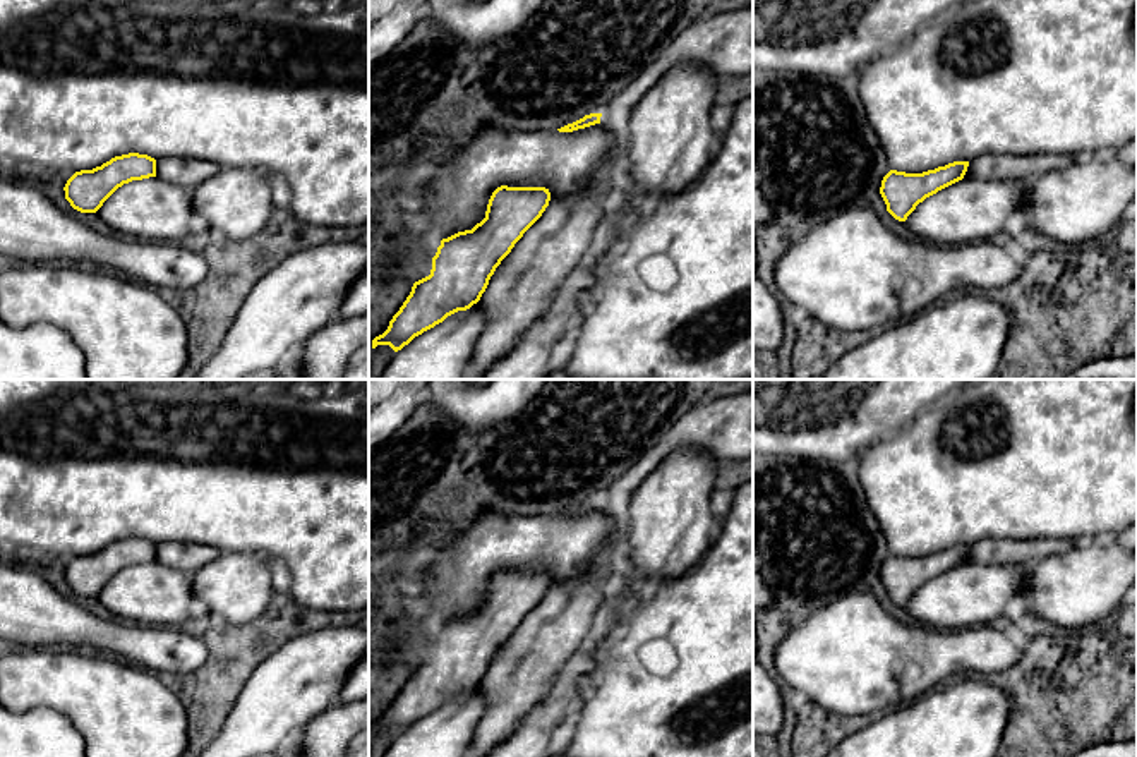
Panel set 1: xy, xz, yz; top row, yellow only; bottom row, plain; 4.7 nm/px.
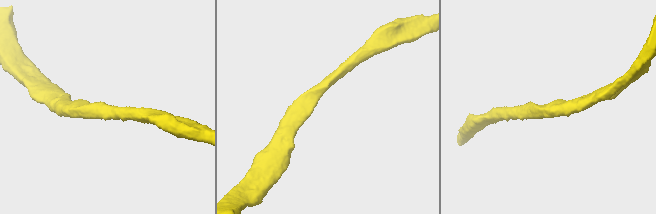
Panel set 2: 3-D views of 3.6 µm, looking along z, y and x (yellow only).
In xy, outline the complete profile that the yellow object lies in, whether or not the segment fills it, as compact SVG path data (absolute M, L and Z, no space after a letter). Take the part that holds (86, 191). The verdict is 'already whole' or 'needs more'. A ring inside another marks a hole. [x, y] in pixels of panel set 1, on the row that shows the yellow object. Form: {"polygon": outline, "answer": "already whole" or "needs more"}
{"polygon": "M129 153L93 170L75 172L65 184L65 199L81 213L96 213L123 184L158 177L185 191L194 191L218 172L218 165L194 158L159 158Z", "answer": "needs more"}

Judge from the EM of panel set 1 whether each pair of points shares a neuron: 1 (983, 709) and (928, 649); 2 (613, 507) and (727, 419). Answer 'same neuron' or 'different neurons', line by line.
1: different neurons
2: same neuron

